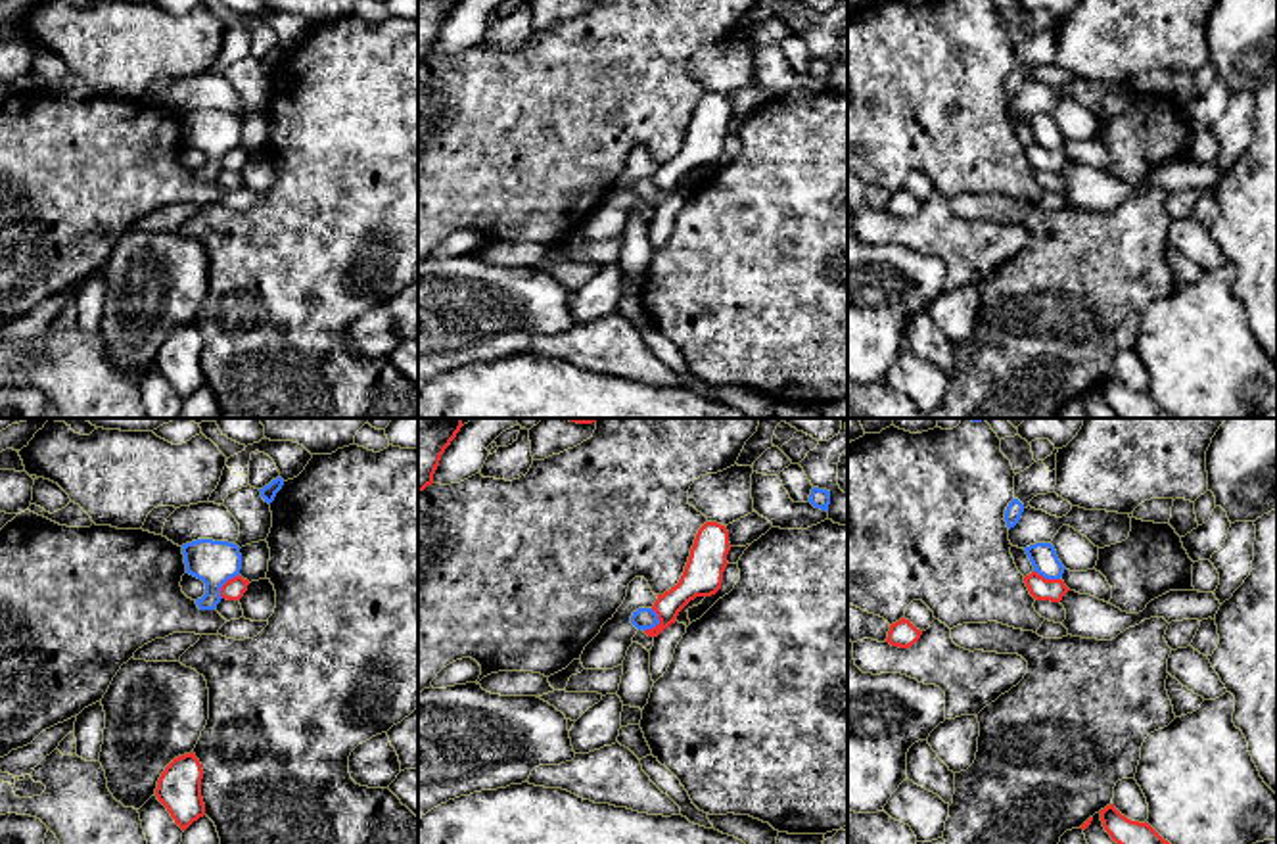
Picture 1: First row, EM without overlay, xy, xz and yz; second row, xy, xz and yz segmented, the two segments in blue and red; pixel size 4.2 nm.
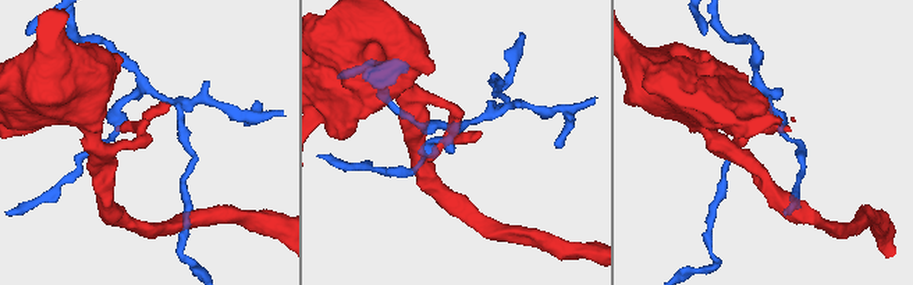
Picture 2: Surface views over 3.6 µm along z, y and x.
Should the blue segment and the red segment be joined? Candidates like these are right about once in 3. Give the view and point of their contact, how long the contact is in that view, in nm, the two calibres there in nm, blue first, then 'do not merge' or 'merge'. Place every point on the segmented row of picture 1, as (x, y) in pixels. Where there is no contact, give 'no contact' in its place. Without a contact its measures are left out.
xy (225, 582) | 130 nm | 180/90 nm | do not merge

